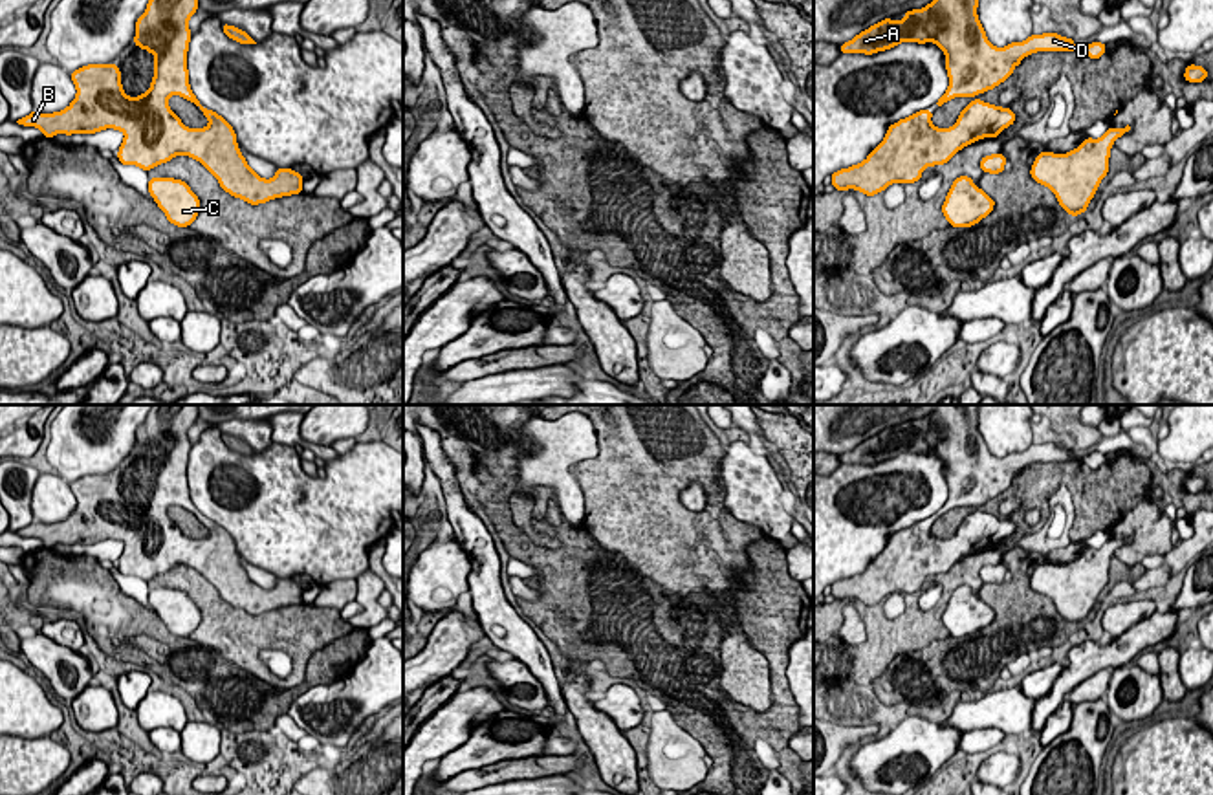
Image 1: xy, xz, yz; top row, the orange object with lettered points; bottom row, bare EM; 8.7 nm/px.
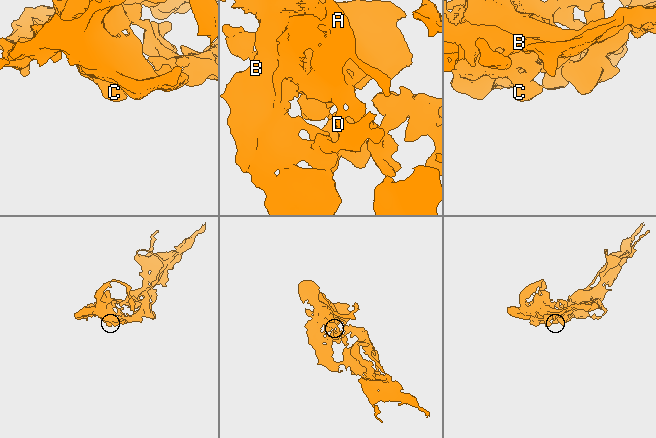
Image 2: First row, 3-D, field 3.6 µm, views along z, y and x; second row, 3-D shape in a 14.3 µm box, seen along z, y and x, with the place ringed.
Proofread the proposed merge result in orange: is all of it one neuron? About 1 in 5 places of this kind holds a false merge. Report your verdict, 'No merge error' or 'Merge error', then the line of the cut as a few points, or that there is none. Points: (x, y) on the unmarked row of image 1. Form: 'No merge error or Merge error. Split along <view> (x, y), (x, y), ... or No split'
No merge error. No split

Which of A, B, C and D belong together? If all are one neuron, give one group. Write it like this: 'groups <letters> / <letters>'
groups A B C D

